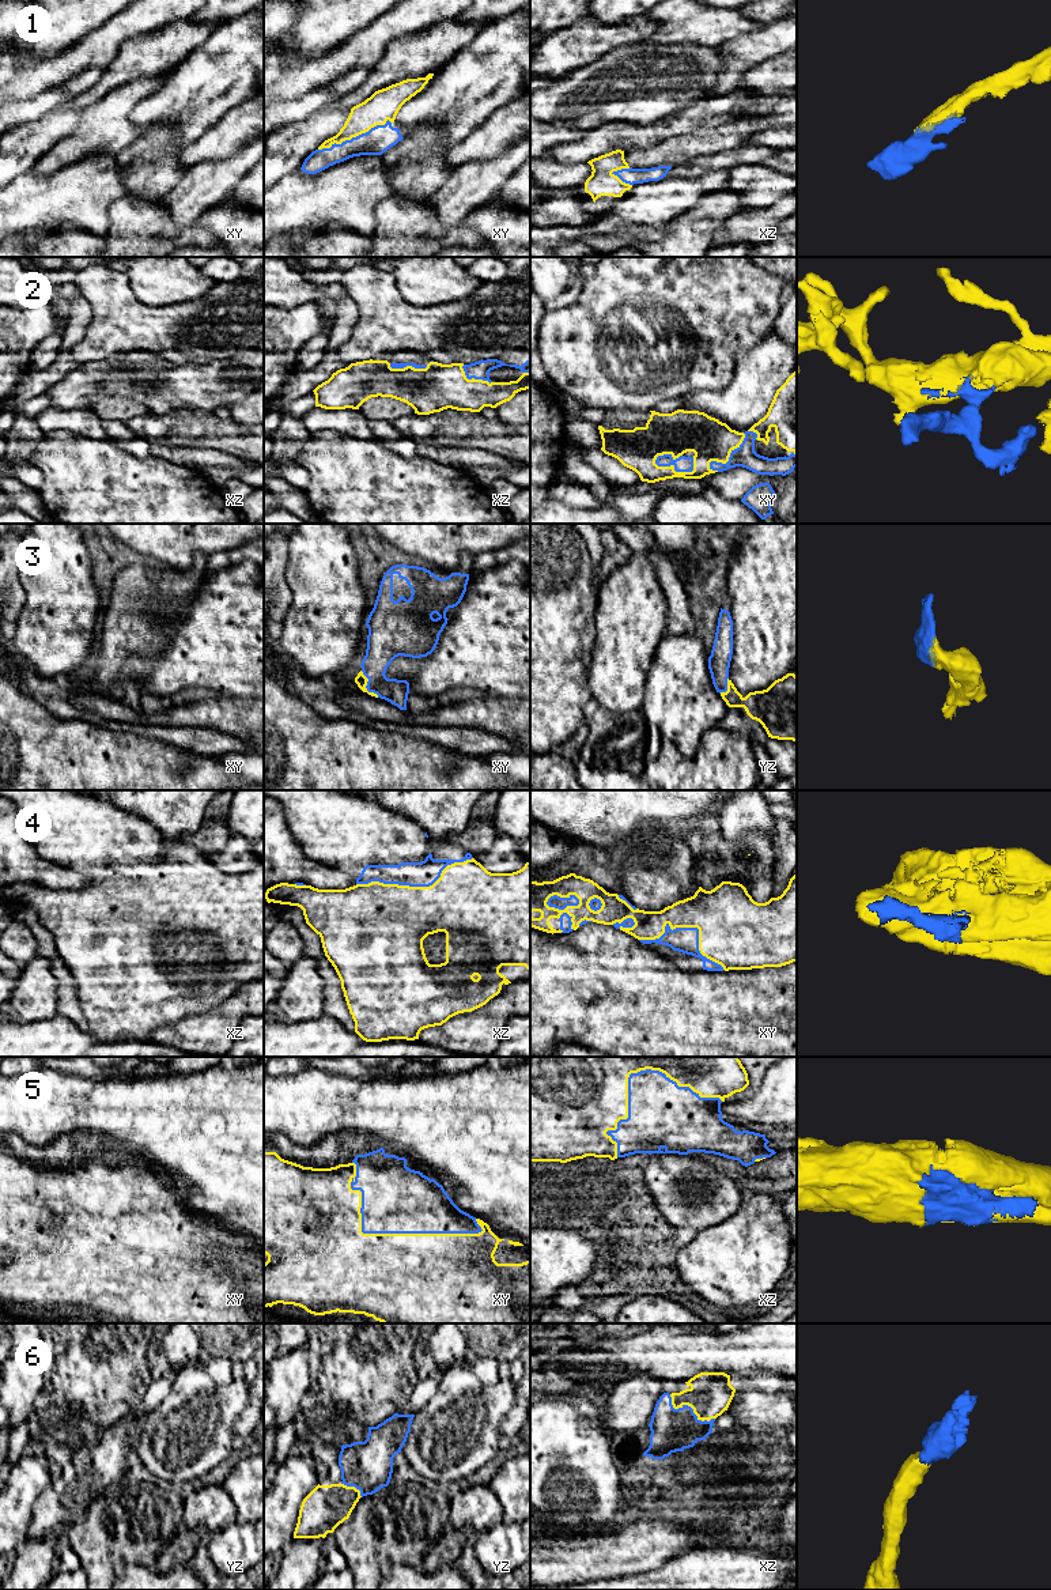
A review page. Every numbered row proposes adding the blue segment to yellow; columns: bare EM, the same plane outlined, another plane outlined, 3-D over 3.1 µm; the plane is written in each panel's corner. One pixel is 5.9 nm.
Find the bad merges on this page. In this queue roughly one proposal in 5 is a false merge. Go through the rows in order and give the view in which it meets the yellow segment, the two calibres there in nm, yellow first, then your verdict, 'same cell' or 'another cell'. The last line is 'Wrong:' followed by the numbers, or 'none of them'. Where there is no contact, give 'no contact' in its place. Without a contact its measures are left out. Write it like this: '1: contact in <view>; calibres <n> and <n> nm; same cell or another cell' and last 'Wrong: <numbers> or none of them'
1: contact in xy; calibres 180 and 160 nm; same cell
2: contact in xy; calibres 260 and 100 nm; same cell
3: contact in xy; calibres 70 and 190 nm; same cell
4: contact in xz; calibres 440 and 150 nm; same cell
5: contact in xy; calibres 500 and 400 nm; same cell
6: contact in xz; calibres 260 and 260 nm; same cell
Wrong: none of them

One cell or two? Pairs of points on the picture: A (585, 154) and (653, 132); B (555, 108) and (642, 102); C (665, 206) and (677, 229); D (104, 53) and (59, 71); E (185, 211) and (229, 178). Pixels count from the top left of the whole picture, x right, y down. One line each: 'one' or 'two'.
A: one
B: one
C: two
D: one
E: one

